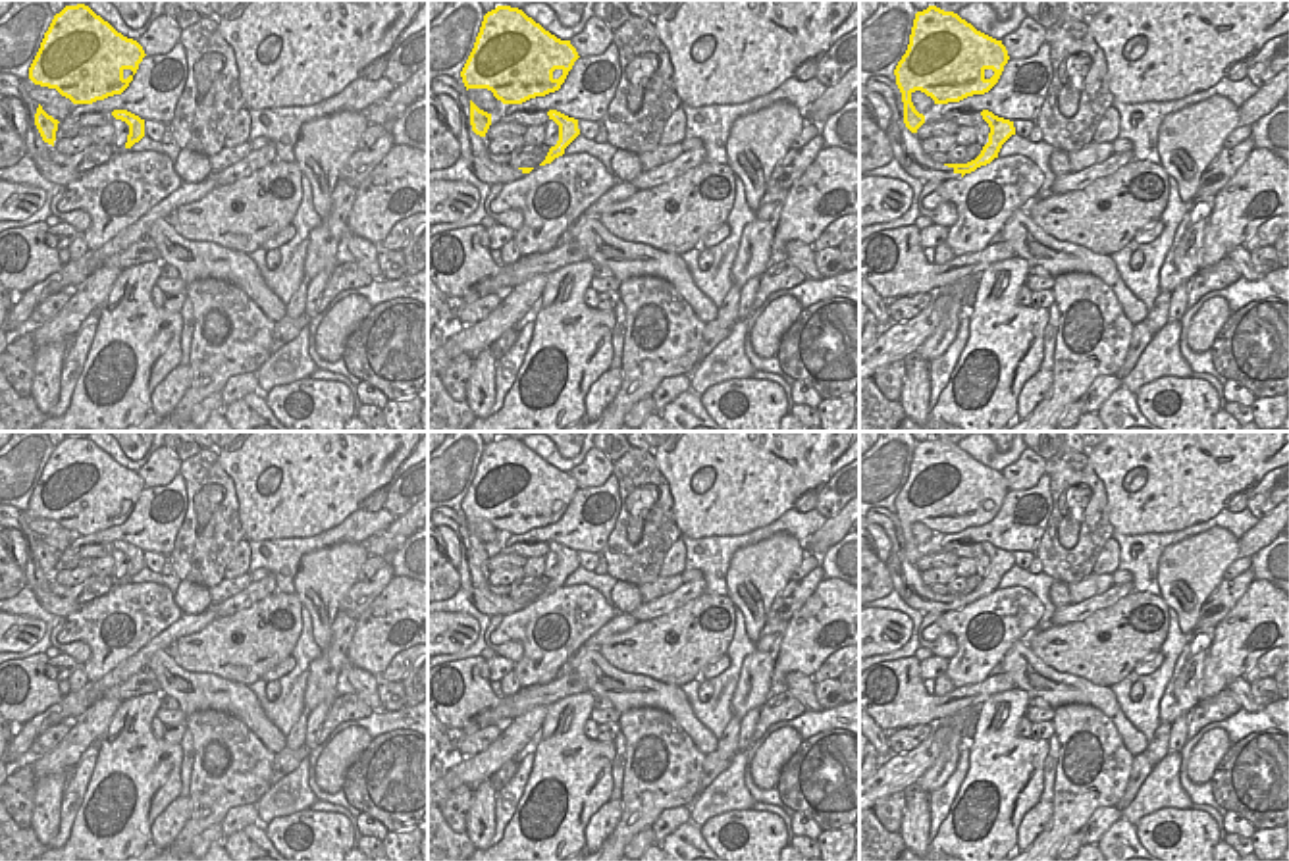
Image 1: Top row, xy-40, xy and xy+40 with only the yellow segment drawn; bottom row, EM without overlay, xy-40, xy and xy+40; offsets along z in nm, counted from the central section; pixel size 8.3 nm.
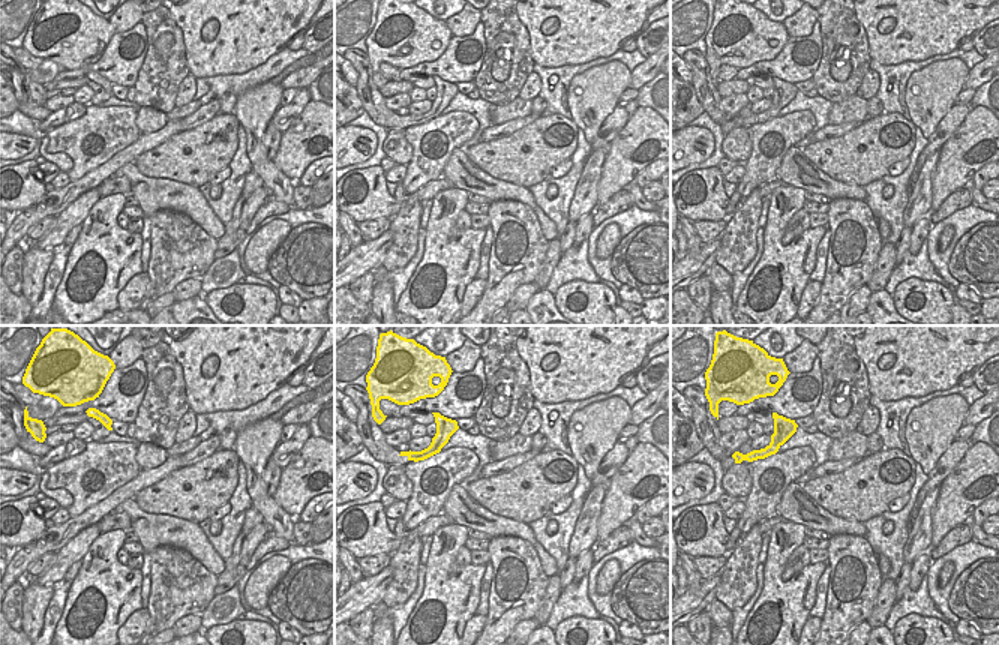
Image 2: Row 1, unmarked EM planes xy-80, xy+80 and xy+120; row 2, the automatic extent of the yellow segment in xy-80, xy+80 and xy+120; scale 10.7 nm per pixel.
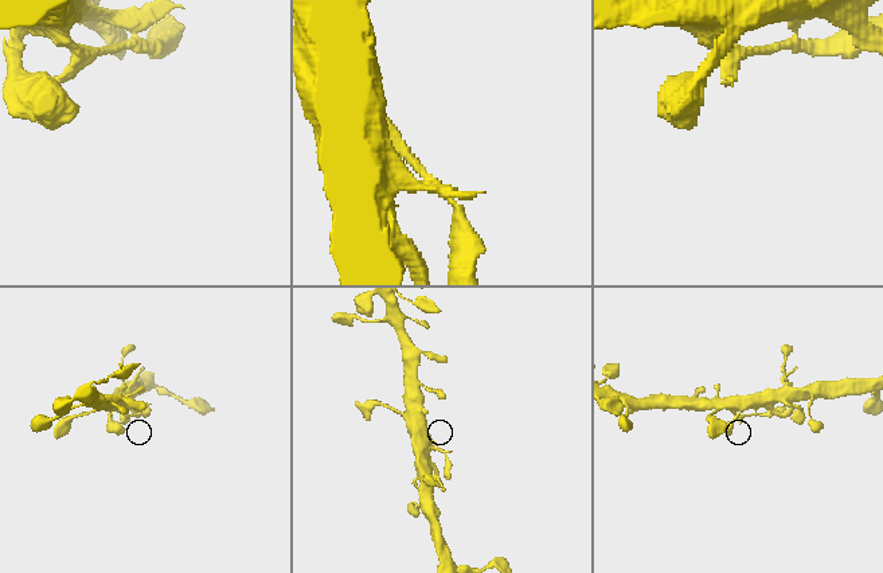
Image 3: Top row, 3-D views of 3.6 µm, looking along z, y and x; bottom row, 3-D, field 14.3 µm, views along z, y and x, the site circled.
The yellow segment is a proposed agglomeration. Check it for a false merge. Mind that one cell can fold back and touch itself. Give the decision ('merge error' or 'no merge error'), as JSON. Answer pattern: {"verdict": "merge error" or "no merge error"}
{"verdict": "merge error"}

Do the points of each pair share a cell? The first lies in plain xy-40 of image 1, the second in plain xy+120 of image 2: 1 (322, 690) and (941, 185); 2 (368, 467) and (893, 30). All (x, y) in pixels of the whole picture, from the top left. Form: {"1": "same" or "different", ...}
{"1": "different", "2": "same"}

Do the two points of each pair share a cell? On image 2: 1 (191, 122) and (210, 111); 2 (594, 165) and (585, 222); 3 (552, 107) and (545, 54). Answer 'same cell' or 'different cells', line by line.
1: same cell
2: different cells
3: different cells

